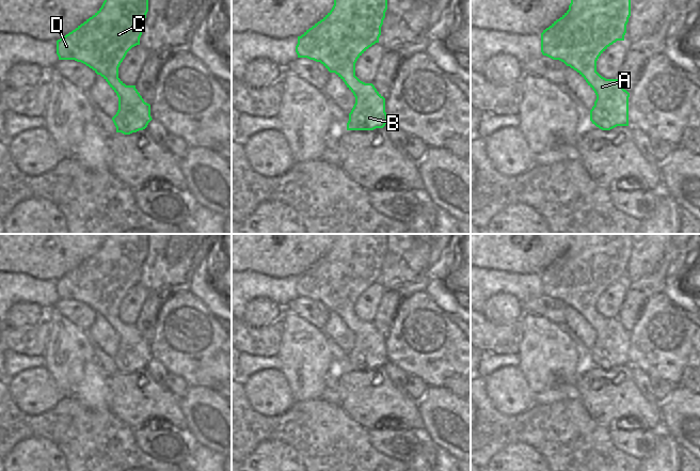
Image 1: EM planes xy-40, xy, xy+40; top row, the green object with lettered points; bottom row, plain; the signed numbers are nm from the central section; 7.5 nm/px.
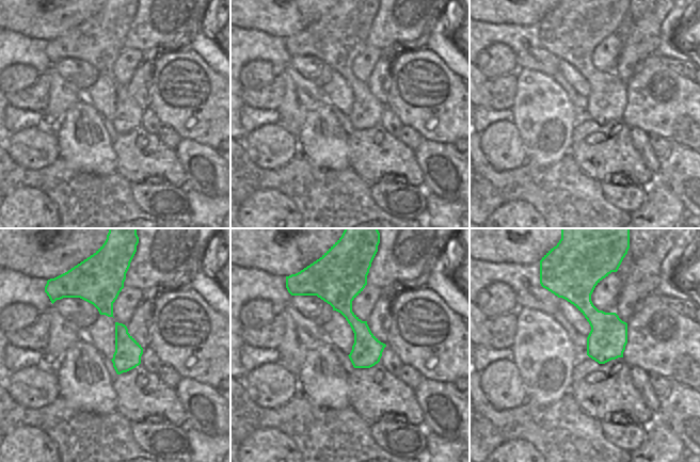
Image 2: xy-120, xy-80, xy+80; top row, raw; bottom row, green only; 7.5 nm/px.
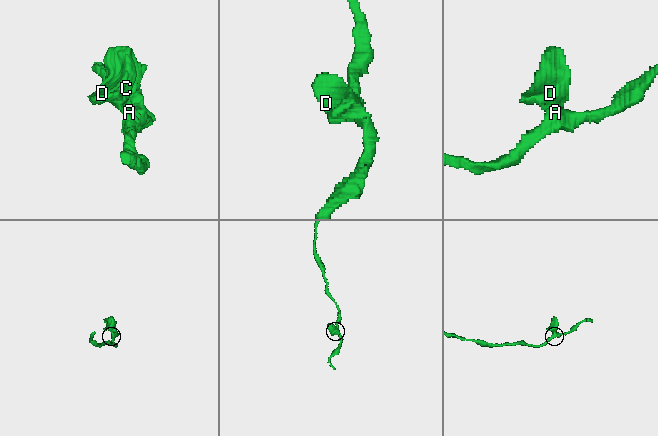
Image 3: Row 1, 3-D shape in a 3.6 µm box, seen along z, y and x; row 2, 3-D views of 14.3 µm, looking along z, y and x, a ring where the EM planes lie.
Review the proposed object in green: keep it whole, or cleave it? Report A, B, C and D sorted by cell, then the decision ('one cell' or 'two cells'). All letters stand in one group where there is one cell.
A B C D; one cell

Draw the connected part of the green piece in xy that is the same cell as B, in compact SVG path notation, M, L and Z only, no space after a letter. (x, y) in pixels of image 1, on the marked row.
M334 0L332 10L298 36L298 58L320 62L330 73L335 73L353 93L355 104L349 113L347 130L373 130L383 128L387 123L385 98L372 83L365 83L355 76L357 59L369 47L379 43L386 10L387 0Z

